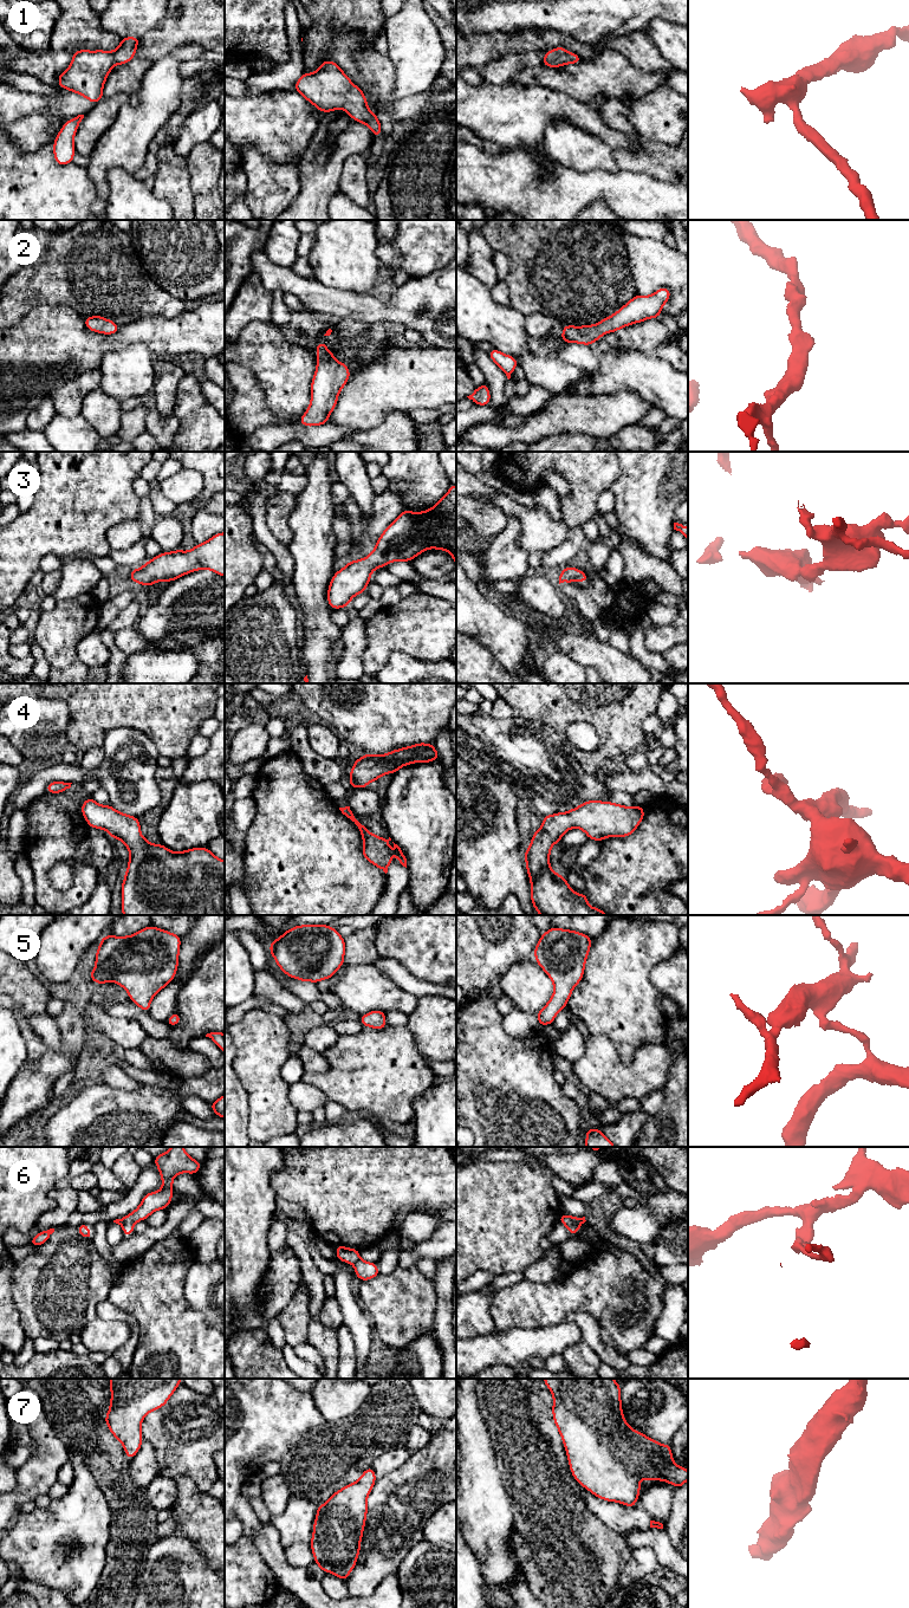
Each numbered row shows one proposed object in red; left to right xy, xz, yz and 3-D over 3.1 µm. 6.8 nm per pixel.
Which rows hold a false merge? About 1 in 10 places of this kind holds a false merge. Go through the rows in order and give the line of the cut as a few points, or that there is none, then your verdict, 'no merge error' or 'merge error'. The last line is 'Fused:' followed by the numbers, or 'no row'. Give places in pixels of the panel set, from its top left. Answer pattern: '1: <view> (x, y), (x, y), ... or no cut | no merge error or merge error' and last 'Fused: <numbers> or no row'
1: no cut | no merge error
2: no cut | no merge error
3: no cut | no merge error
4: no cut | no merge error
5: xy (132, 999), (141, 1000), (144, 997), (149, 1006) | merge error
6: yz (572, 1217), (572, 1223), (567, 1227) | merge error
7: no cut | no merge error
Fused: 5, 6

